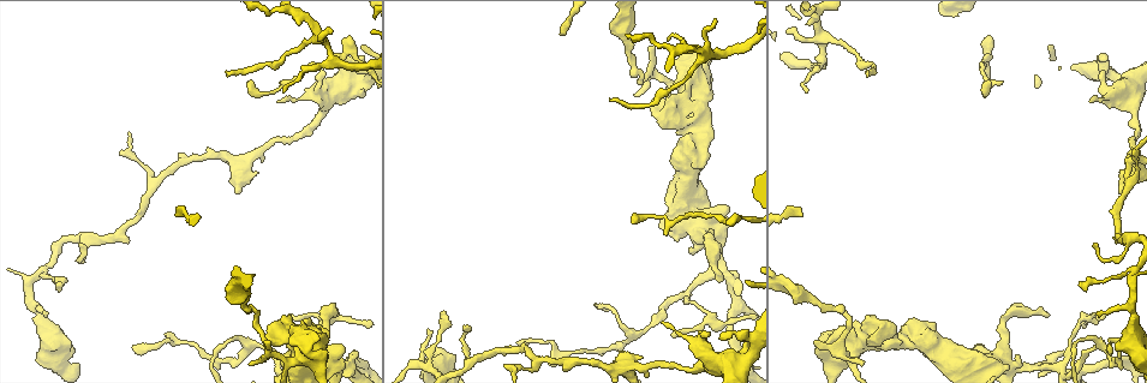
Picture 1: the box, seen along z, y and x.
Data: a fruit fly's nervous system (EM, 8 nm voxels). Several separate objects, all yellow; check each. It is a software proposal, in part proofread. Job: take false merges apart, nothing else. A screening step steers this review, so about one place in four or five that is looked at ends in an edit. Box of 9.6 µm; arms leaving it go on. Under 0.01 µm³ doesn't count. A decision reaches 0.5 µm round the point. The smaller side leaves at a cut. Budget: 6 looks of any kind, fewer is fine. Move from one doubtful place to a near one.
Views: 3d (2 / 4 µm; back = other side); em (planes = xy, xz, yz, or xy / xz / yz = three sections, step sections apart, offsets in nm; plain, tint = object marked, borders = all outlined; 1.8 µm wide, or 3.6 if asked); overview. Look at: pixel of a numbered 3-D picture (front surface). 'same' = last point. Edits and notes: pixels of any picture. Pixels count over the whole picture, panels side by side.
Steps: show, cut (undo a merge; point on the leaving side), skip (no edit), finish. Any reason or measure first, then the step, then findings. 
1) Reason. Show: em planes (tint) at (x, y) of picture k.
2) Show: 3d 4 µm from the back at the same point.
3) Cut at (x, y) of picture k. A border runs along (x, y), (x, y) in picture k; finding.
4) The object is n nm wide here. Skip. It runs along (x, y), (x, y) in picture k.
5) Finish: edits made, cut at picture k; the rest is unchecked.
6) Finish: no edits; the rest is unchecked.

Sharp bend. Show: em planes (tint) at (650, 65) of picture 1.

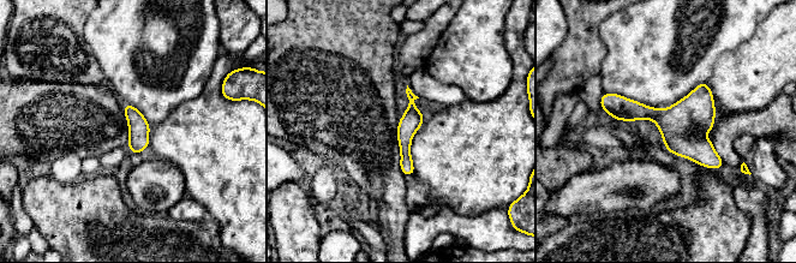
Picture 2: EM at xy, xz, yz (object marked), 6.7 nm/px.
Skip. Continuous, no second neuron.

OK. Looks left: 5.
Abrupt turn. Show: 3d 2 µm at (1085, 316) of picture 1.

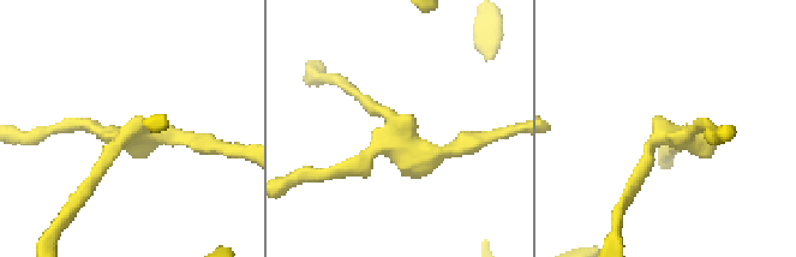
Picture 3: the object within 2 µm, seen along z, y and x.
Shape alone is not enough. Show: em xy step 4 (tint) at (668, 136) of picture 3.

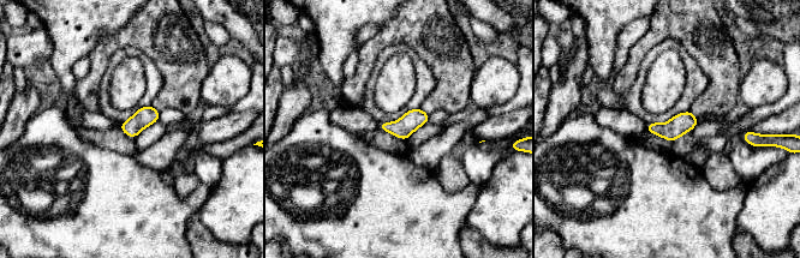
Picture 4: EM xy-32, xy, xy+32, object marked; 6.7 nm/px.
Skip. Continuous, no second neuron.

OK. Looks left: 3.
A narrow waist. Show: em xz step 16 (borders) at (437, 342) of picture 1.

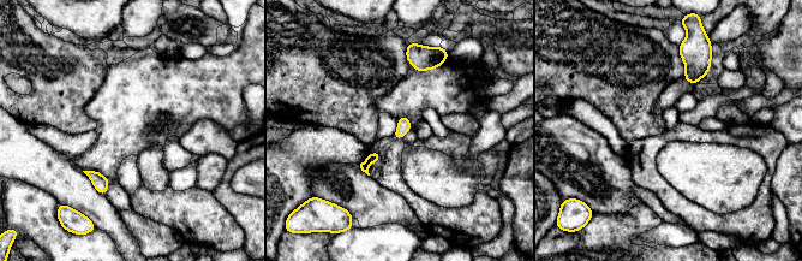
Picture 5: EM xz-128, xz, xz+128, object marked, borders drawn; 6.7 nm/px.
Skip. All the same neuron.

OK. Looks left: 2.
Finish: no edits; the rest is unchecked.

